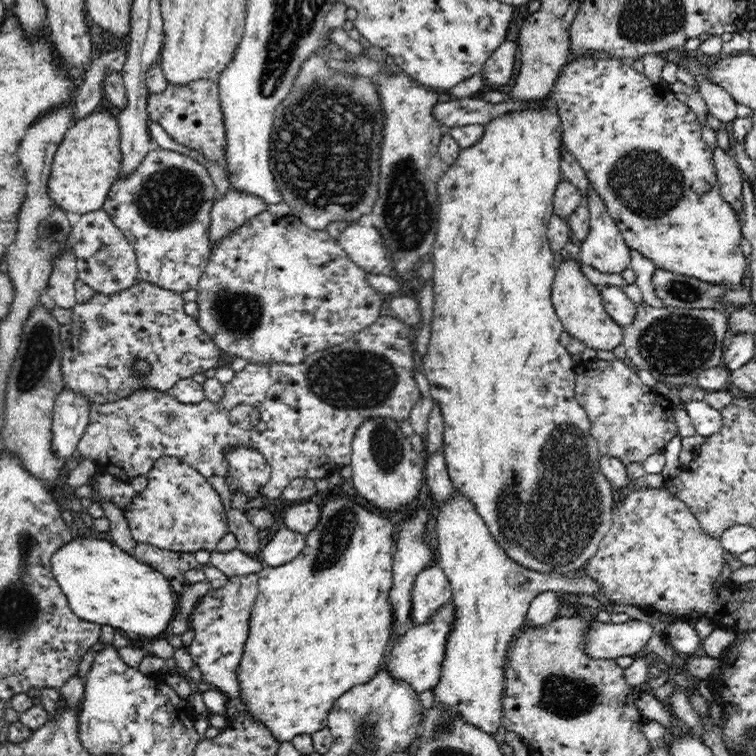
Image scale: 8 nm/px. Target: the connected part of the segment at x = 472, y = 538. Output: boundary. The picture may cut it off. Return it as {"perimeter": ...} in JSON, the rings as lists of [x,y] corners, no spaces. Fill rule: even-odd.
{"perimeter":[[[455,491],[452,495],[452,498],[447,500],[447,503],[444,503],[441,506],[441,509],[438,510],[433,520],[437,523],[435,526],[438,533],[438,556],[440,557],[440,567],[443,568],[444,574],[448,577],[448,581],[450,581],[451,586],[451,600],[454,601],[454,616],[455,622],[453,623],[452,629],[449,631],[449,636],[447,639],[447,648],[445,651],[445,656],[443,657],[442,664],[442,674],[440,674],[439,684],[432,689],[434,691],[434,706],[436,707],[444,707],[444,711],[446,713],[451,714],[448,718],[440,718],[440,724],[436,726],[436,729],[440,727],[440,729],[448,729],[451,731],[453,724],[456,719],[464,719],[464,721],[470,723],[470,725],[484,731],[484,733],[488,735],[496,734],[498,728],[503,724],[503,702],[504,702],[504,694],[506,690],[506,681],[505,681],[505,667],[506,664],[506,656],[509,654],[509,644],[513,641],[514,636],[516,636],[516,632],[522,628],[525,624],[525,617],[527,610],[530,606],[530,602],[532,602],[534,596],[536,594],[540,594],[542,592],[546,592],[548,590],[558,590],[564,594],[572,594],[572,595],[581,595],[587,594],[590,596],[602,595],[602,589],[600,583],[593,578],[590,578],[590,575],[578,577],[573,575],[565,575],[560,573],[541,573],[540,571],[533,571],[530,569],[526,569],[518,563],[512,561],[506,553],[504,553],[504,549],[496,543],[496,539],[492,538],[492,534],[488,531],[488,527],[486,527],[486,523],[484,523],[484,519],[476,513],[476,509],[474,509],[474,505],[472,502],[468,501],[468,498],[464,497],[462,493]]]}

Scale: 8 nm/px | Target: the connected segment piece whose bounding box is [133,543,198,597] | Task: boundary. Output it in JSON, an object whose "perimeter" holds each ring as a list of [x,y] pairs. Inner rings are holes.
{"perimeter":[[[138,543],[133,550],[133,555],[140,562],[150,565],[154,570],[167,577],[170,580],[172,594],[176,597],[189,584],[182,578],[182,572],[186,569],[194,570],[198,566],[194,554],[164,550],[148,543]]]}

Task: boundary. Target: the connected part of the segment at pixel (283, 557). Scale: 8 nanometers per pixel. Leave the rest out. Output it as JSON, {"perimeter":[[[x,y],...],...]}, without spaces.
{"perimeter":[[[288,527],[278,530],[272,539],[258,553],[260,561],[268,567],[279,567],[295,559],[304,550],[305,535]]]}

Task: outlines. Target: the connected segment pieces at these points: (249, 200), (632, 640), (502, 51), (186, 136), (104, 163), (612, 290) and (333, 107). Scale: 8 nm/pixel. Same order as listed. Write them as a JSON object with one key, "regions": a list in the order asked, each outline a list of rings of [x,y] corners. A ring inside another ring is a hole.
{"regions":[[[[231,184],[221,198],[215,200],[209,226],[209,239],[218,242],[222,236],[230,234],[235,227],[240,227],[248,218],[266,214],[268,203],[264,199],[240,192]]],[[[634,619],[622,624],[594,622],[586,636],[586,653],[602,659],[618,659],[621,656],[636,658],[647,650],[654,634],[649,623]]],[[[516,40],[504,41],[487,60],[483,68],[486,84],[508,84],[514,76],[516,68],[516,56],[518,56],[518,45]]],[[[200,78],[188,84],[168,84],[158,94],[147,98],[149,120],[158,123],[180,145],[200,153],[204,159],[219,165],[226,160],[224,113],[221,107],[219,86],[215,80]]],[[[105,111],[90,113],[86,118],[74,122],[65,132],[58,150],[55,153],[50,178],[48,180],[48,192],[56,205],[66,213],[74,212],[80,215],[98,212],[103,209],[104,202],[112,183],[121,176],[122,147],[120,147],[120,125],[118,119]]],[[[597,286],[602,295],[607,313],[616,324],[624,330],[633,323],[636,316],[637,304],[635,304],[620,287]]],[[[322,46],[322,52],[324,52],[324,59],[317,60],[316,55],[312,55],[300,69],[299,77],[294,81],[293,89],[290,94],[275,108],[274,124],[271,132],[270,151],[269,151],[269,164],[270,170],[276,184],[282,193],[282,199],[291,207],[293,216],[296,216],[305,225],[314,230],[326,229],[326,226],[330,222],[336,221],[356,221],[364,214],[372,213],[375,201],[377,200],[377,190],[379,186],[379,153],[380,144],[382,144],[382,126],[384,126],[384,113],[382,113],[382,107],[380,107],[380,97],[378,97],[377,82],[370,77],[364,78],[361,75],[357,75],[355,79],[352,77],[346,77],[346,75],[340,75],[336,69],[326,66],[326,60],[328,55]]]]}

